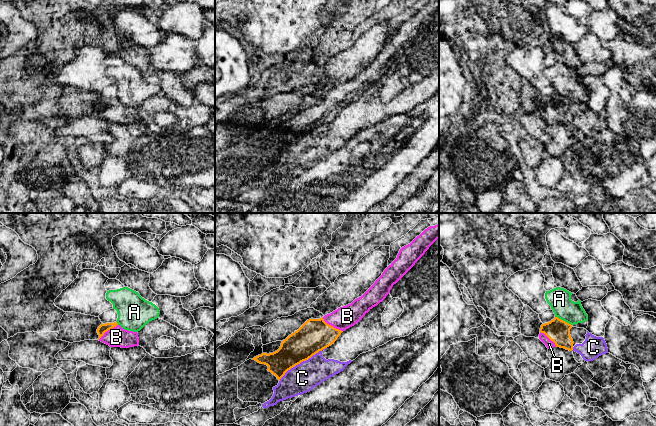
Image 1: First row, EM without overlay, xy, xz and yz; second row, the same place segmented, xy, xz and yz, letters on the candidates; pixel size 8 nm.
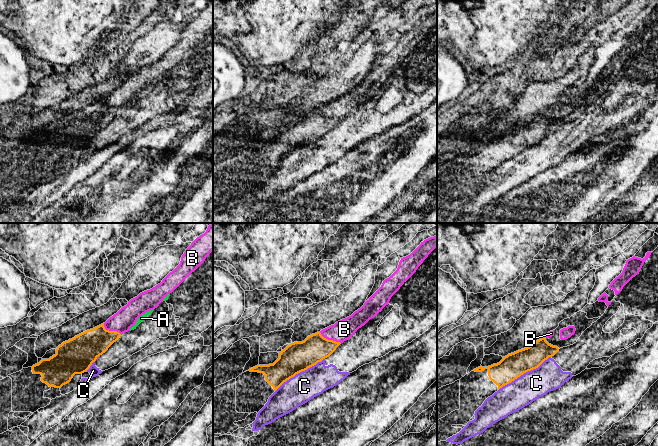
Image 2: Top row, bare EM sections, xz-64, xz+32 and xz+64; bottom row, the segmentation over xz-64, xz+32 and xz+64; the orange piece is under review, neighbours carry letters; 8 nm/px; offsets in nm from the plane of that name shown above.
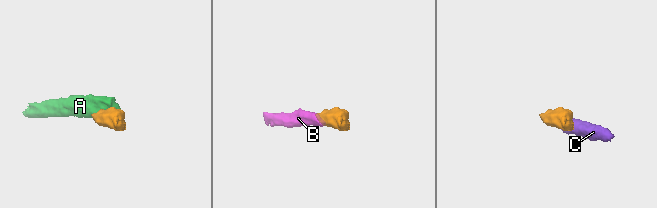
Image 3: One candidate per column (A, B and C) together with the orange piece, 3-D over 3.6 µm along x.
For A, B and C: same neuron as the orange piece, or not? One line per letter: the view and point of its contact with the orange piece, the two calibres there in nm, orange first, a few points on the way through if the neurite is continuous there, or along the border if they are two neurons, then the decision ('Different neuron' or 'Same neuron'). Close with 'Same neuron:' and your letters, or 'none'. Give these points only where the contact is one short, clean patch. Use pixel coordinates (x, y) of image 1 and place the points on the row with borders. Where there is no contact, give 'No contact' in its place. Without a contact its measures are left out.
A: Touches orange at yz (562, 320). Thickness 190 nm (orange) against 180 nm. Boundary: yz (555, 316), (571, 325). Different neuron
B: Touches orange at xz (332, 326). Thickness 260 nm (orange) against 180 nm. Path across: xz (314, 335), (322, 333), (332, 326), (347, 316). Same neuron
C: Touches orange at xz (301, 361). Thickness 260 nm (orange) against 220 nm. Different neuron
Same neuron: B

